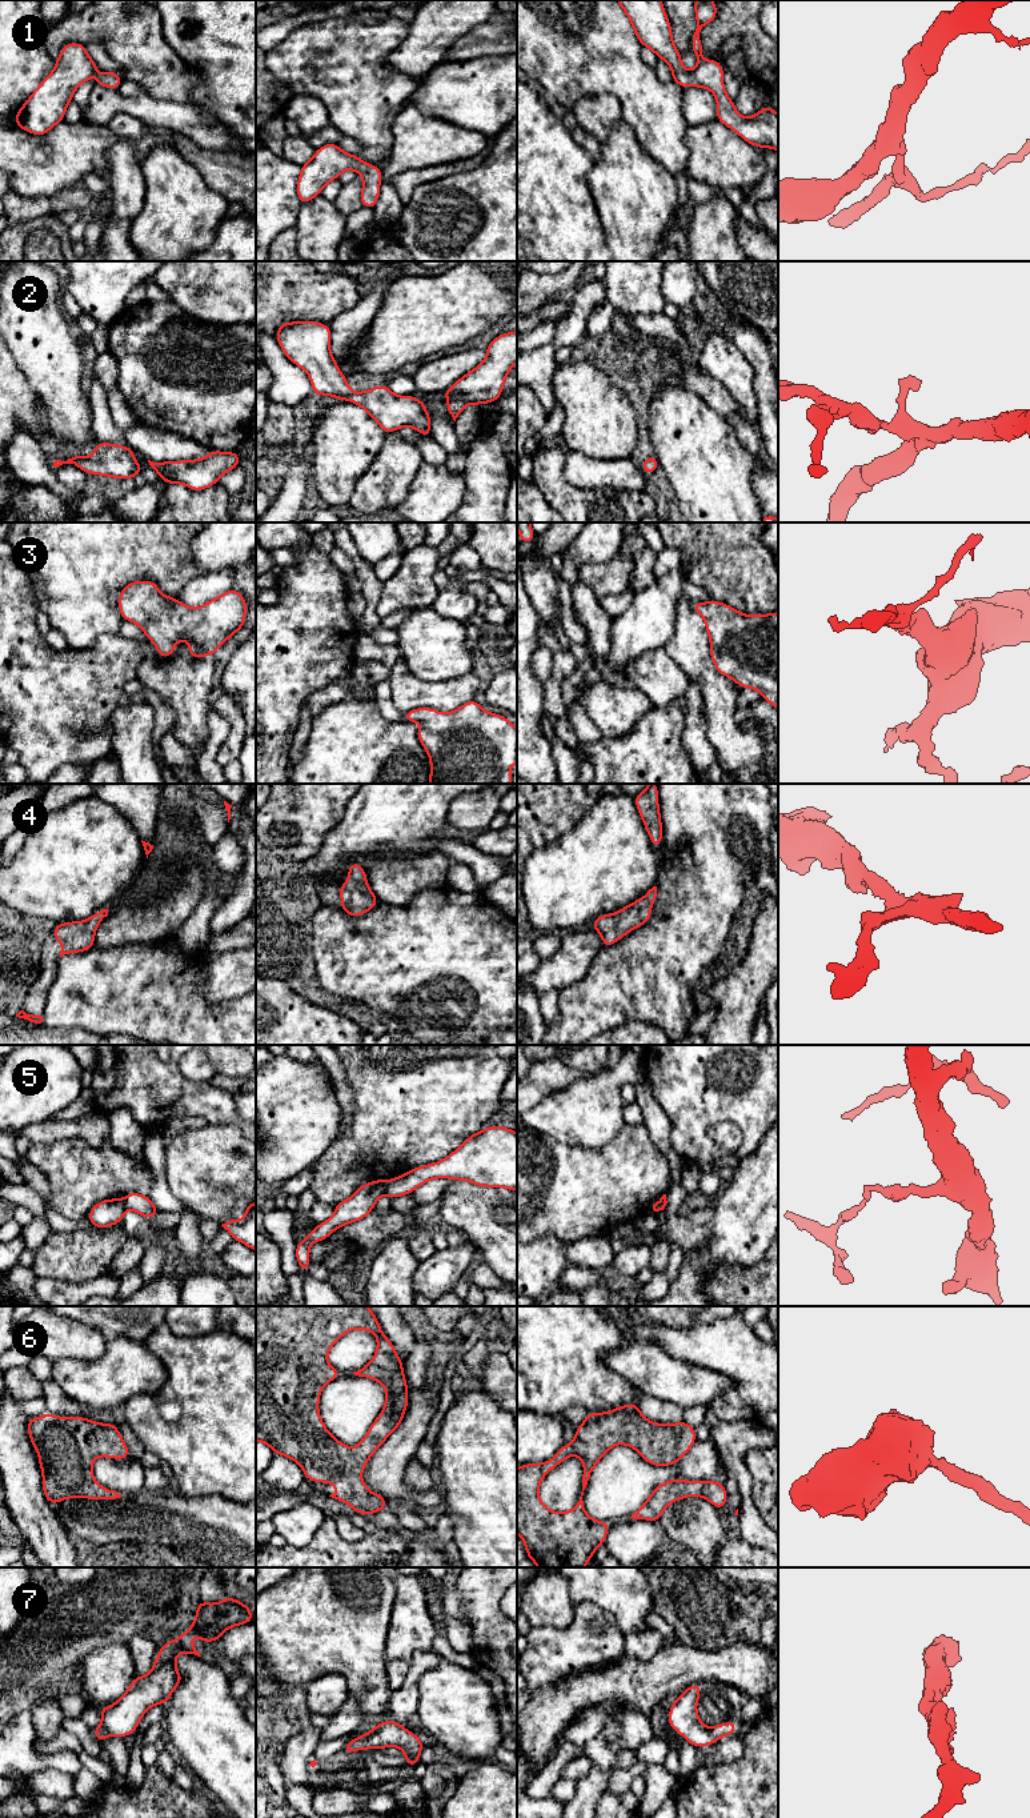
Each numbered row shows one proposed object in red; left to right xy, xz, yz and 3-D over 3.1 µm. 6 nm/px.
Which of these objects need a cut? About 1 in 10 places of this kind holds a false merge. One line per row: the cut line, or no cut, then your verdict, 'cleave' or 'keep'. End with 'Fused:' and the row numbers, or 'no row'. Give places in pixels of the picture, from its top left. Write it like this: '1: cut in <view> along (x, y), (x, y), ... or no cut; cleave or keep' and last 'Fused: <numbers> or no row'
1: no cut; keep
2: no cut; keep
3: no cut; keep
4: no cut; keep
5: cut in xz along (389, 1181), (384, 1193); cleave
6: no cut; keep
7: no cut; keep
Fused: 5

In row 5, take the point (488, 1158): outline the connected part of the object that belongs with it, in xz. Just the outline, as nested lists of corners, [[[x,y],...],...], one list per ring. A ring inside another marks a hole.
[[[493,1125],[468,1137],[448,1157],[421,1165],[392,1178],[386,1193],[392,1200],[410,1194],[429,1180],[465,1180],[482,1188],[517,1190],[517,1133]]]

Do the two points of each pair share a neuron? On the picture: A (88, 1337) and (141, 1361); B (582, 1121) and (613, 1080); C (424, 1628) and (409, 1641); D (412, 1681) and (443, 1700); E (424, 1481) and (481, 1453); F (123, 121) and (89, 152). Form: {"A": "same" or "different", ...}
{"A": "different", "B": "same", "C": "same", "D": "different", "E": "different", "F": "different"}

